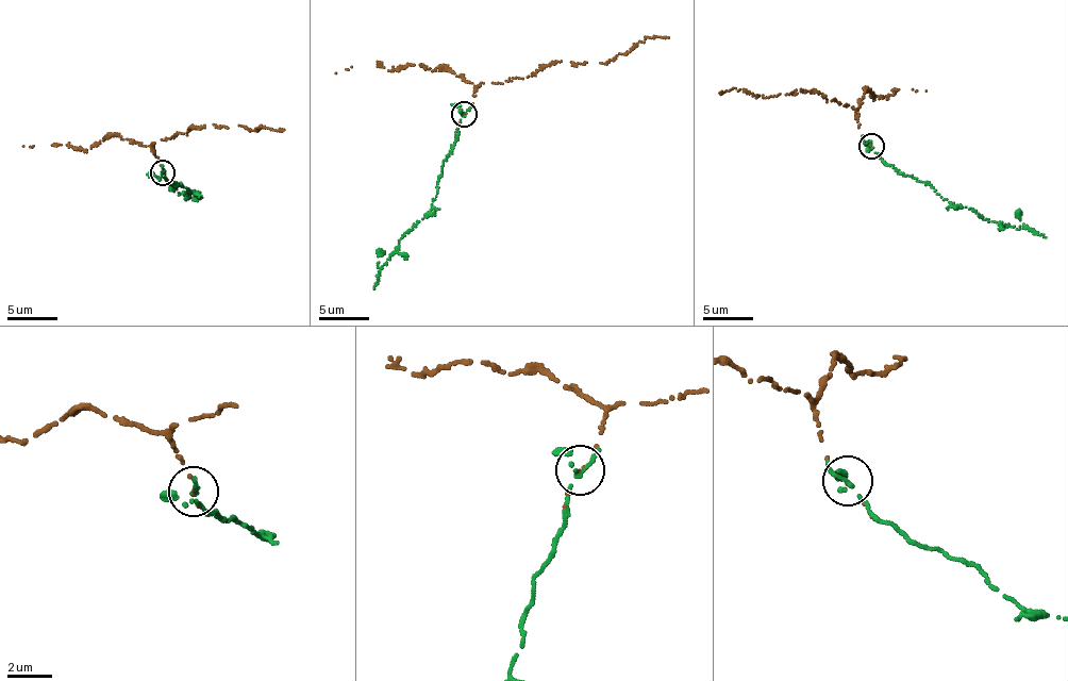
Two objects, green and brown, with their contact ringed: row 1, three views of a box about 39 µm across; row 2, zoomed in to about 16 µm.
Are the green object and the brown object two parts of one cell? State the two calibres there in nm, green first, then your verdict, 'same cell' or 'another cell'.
140/70 nm | another cell

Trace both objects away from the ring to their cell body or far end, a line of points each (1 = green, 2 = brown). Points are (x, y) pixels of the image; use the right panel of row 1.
1: (871, 145), (886, 164), (931, 185), (953, 203), (986, 219), (1016, 229), (1027, 228), (1020, 220), (1019, 210)
2: (869, 146), (852, 108), (833, 99), (827, 101), (815, 92), (800, 88), (763, 97), (732, 88), (719, 93)

